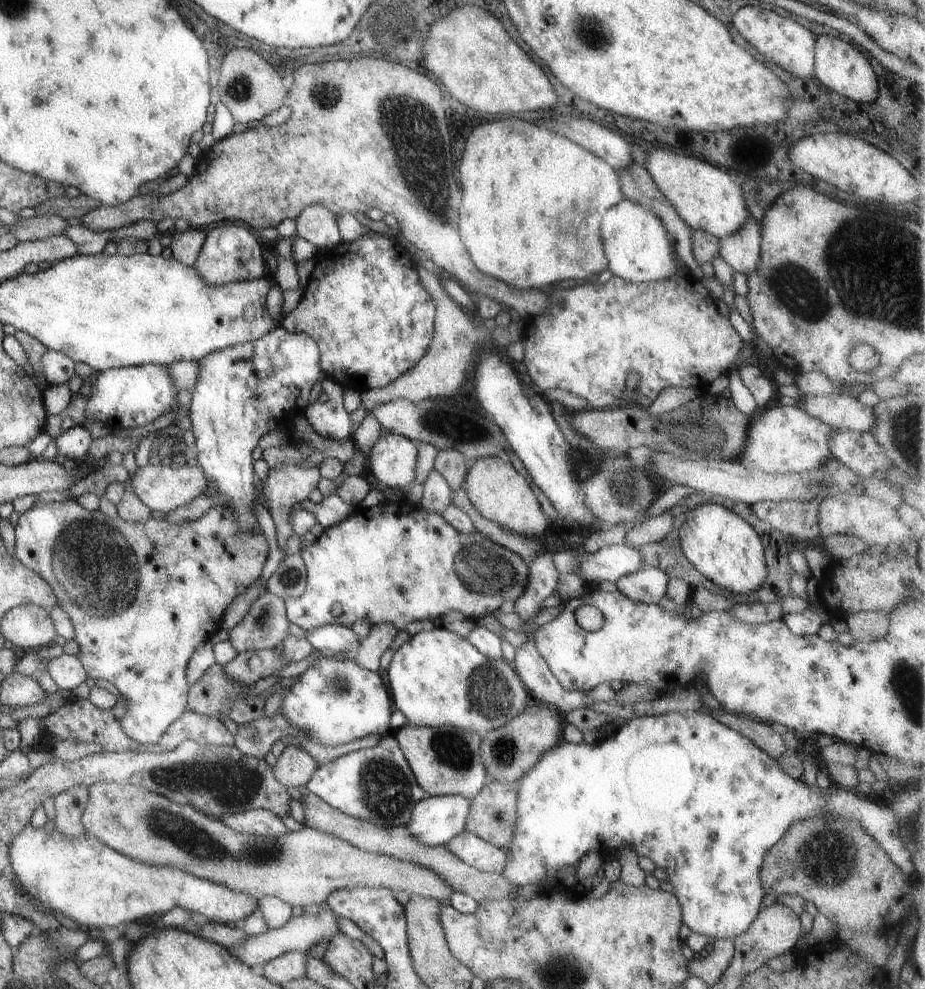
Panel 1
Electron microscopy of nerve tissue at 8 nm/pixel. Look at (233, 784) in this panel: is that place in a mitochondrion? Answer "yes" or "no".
yes

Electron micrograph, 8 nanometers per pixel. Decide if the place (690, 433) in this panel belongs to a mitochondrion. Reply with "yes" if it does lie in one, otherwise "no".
yes

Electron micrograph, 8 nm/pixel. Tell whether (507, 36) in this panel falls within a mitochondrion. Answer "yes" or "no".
no

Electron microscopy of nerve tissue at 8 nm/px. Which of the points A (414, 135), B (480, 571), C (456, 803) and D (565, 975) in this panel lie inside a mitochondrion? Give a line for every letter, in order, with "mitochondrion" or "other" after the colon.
A: mitochondrion
B: mitochondrion
C: other
D: mitochondrion

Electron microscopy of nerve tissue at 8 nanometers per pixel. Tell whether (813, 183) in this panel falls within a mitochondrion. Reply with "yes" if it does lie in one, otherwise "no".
no

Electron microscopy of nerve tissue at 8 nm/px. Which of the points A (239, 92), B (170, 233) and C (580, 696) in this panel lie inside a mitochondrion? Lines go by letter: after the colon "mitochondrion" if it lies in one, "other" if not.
A: mitochondrion
B: other
C: other

